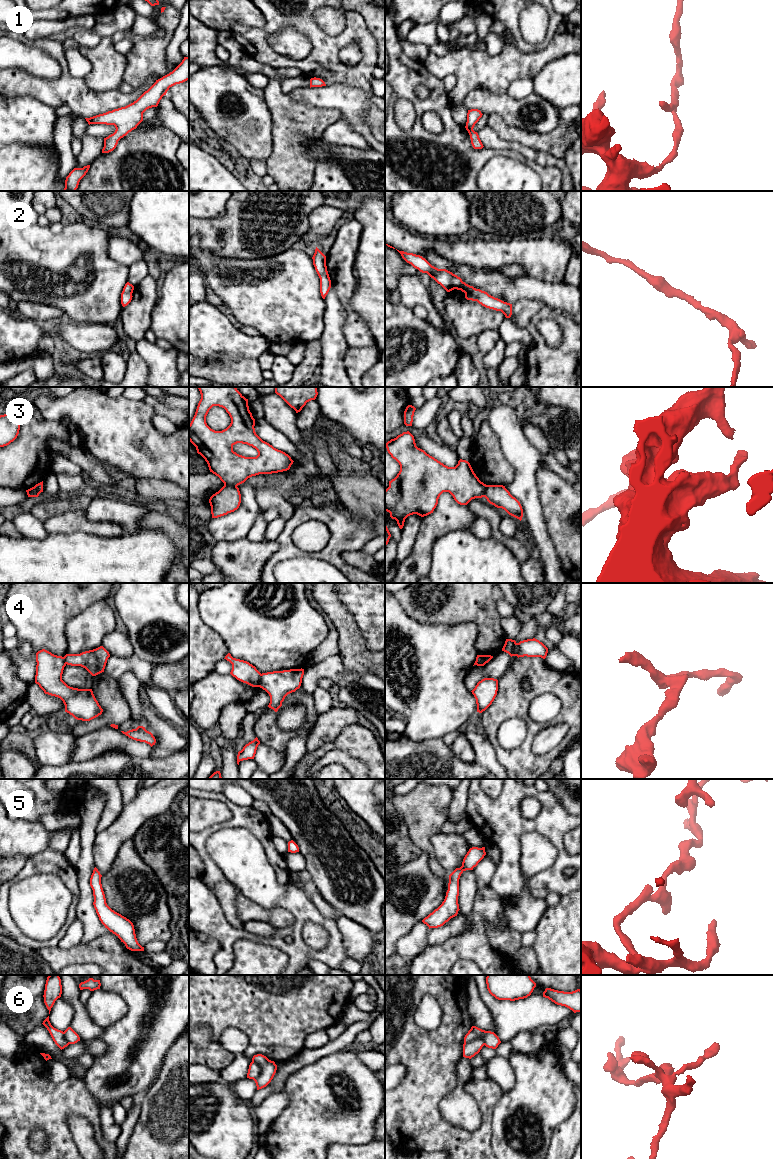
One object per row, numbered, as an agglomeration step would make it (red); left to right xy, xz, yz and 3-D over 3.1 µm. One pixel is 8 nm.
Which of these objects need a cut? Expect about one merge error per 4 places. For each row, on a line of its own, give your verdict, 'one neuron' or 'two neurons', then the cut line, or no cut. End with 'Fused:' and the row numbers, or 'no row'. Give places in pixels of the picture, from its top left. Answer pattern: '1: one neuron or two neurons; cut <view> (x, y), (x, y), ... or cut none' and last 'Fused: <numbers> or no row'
1: one neuron; cut none
2: one neuron; cut none
3: two neurons; cut xz (224, 484), (236, 487)
4: two neurons; cut xz (261, 674), (257, 686)
5: one neuron; cut none
6: two neurons; cut xz (252, 1059), (260, 1063), (260, 1073), (253, 1079)
Fused: 3, 4, 6

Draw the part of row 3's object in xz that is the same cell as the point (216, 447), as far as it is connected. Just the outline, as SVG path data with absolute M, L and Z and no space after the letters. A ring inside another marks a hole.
M197 387L201 394L195 415L189 424L189 441L196 447L208 464L210 472L220 478L224 485L237 487L248 478L259 474L272 474L287 471L293 464L291 457L285 452L274 448L263 441L255 432L255 419L249 410L246 399L236 387ZM213 406L226 410L231 418L230 425L222 430L215 431L206 423L206 416ZM237 443L247 444L258 452L256 457L245 457L233 451Z

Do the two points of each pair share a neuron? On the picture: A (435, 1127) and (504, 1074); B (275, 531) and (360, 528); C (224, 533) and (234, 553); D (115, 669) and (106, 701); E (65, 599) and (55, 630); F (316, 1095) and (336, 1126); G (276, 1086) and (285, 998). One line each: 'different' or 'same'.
A: different
B: different
C: different
D: different
E: same
F: same
G: different

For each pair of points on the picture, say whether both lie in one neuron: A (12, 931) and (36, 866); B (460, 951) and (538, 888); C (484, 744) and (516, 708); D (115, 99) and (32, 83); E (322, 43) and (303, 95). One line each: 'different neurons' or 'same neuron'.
A: same neuron
B: different neurons
C: different neurons
D: same neuron
E: different neurons

